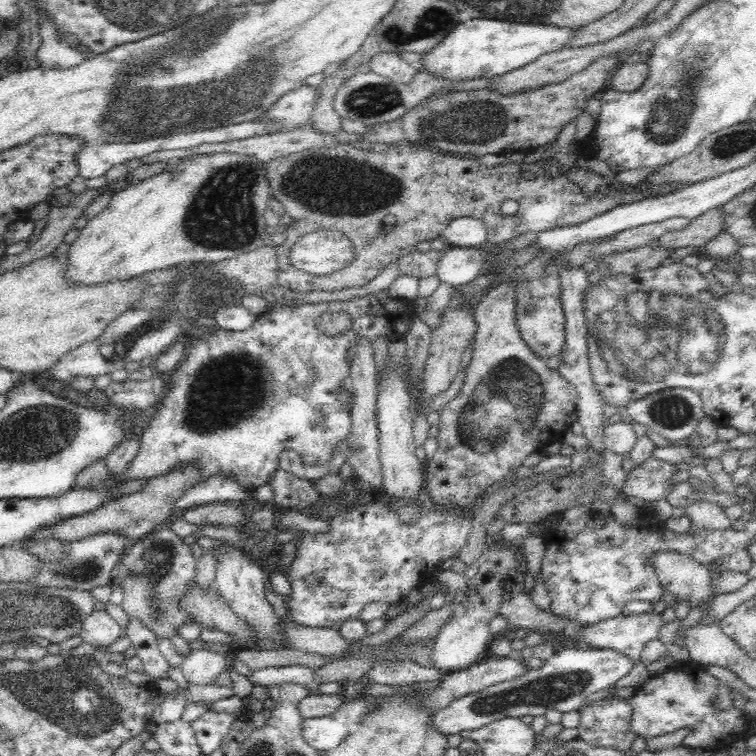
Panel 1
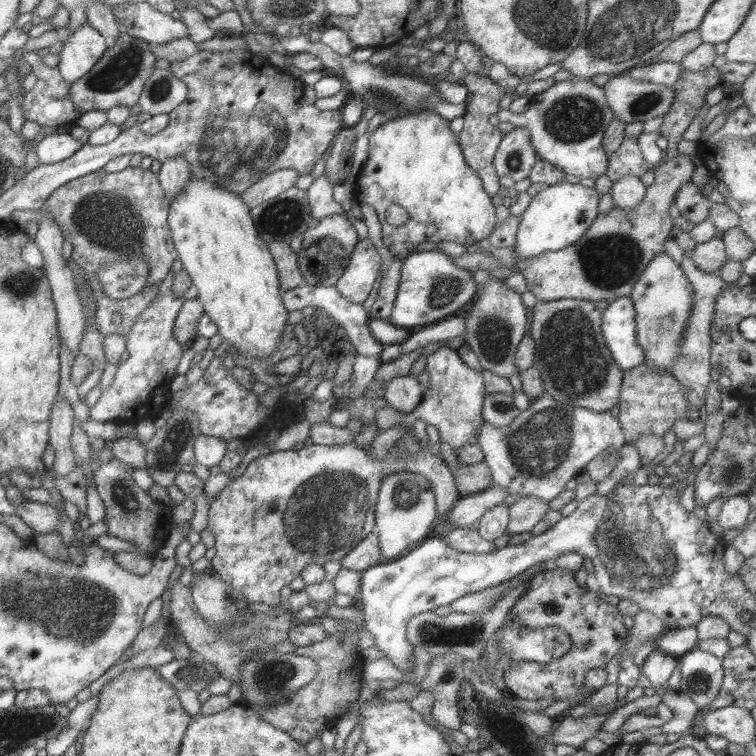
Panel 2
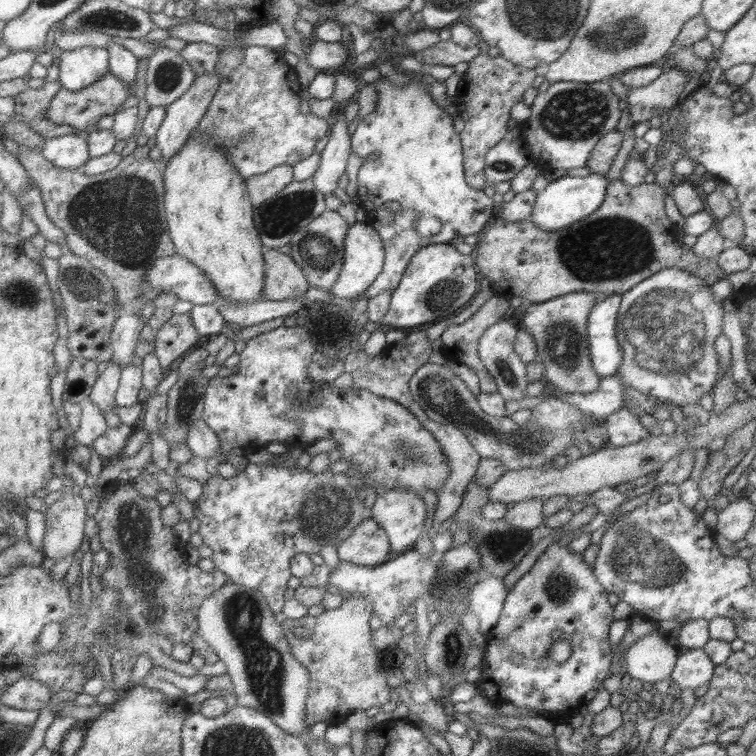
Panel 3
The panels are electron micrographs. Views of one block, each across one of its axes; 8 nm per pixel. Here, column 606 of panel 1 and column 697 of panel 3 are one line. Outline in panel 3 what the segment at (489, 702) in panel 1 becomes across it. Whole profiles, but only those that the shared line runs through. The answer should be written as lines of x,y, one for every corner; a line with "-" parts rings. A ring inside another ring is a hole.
685,649
679,651
669,679
681,690
683,688
694,690
708,682
713,669
714,664
703,649

